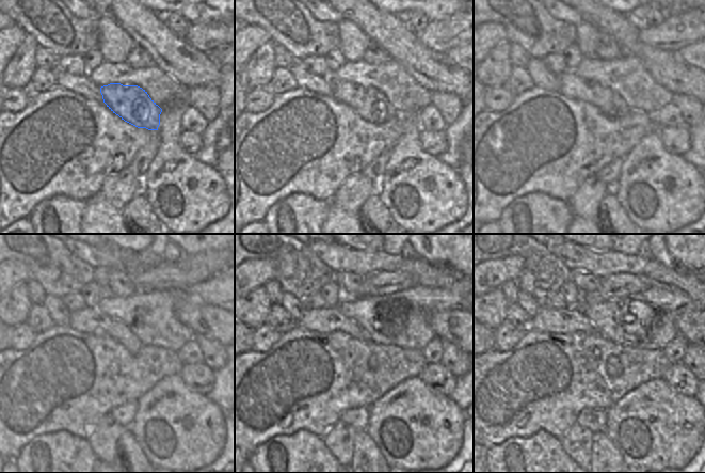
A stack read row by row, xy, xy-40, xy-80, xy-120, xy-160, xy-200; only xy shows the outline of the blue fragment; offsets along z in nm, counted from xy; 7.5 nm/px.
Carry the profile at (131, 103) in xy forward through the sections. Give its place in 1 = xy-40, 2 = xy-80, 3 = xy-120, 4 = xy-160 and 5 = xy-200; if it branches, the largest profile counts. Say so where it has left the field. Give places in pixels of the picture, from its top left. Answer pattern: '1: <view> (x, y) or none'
1: xy-40 (372, 105)
2: xy-80 (572, 85)
3: xy-120 (91, 319)
4: xy-160 (325, 319)
5: xy-200 (547, 319)

